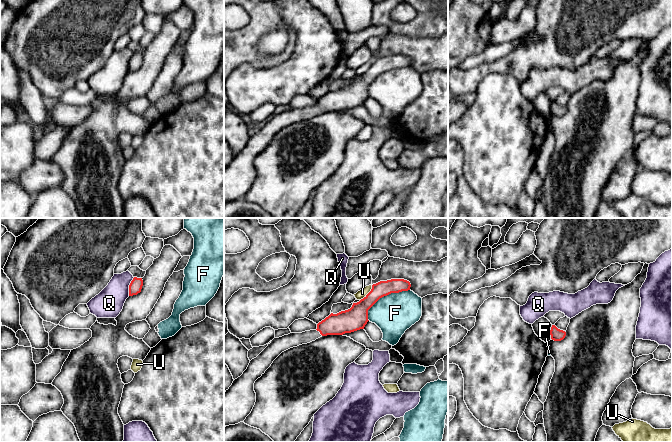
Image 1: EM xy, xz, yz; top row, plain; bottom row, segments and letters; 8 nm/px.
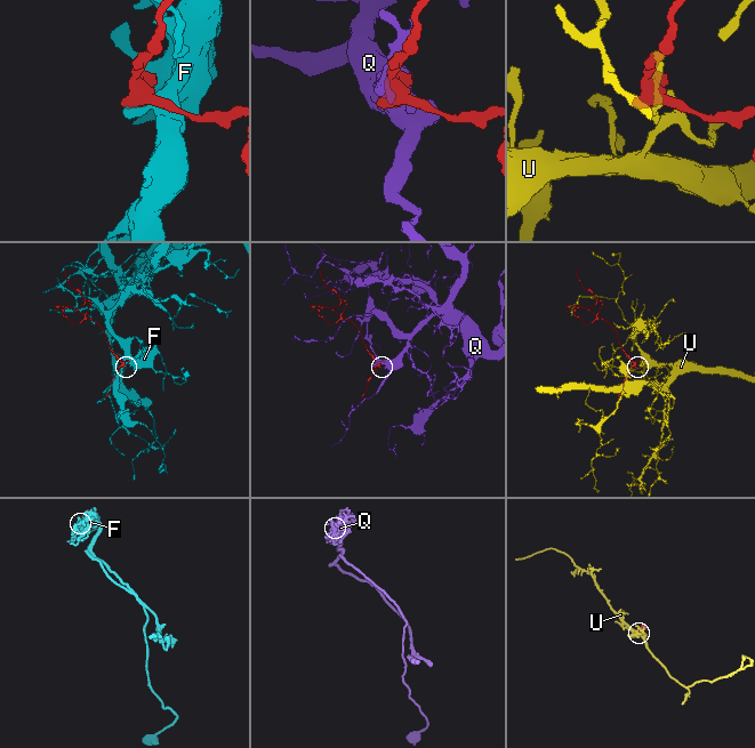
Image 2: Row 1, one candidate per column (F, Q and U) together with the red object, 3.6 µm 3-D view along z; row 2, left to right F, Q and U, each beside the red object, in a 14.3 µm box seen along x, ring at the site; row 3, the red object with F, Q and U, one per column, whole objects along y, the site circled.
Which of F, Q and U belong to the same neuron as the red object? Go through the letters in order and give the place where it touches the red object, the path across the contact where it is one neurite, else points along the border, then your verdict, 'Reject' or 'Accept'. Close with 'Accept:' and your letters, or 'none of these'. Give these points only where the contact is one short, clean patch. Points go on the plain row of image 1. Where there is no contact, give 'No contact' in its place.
F: Touches red at xz (384, 71). Reject
Q: Touches red at xy (129, 62). Reject
U: Touches red at xz (368, 69). Reject
Accept: none of these

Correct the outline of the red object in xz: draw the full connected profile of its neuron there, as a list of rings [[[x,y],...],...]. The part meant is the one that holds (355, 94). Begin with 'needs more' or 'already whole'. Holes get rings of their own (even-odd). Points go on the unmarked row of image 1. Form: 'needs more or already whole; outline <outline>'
needs more; outline [[[404,55],[380,57],[373,60],[371,67],[359,78],[353,79],[350,85],[337,90],[331,89],[319,98],[316,106],[290,109],[274,114],[256,134],[250,137],[243,150],[235,155],[224,169],[224,201],[243,198],[251,189],[256,178],[255,157],[265,149],[282,128],[310,119],[322,112],[343,111],[364,105],[369,97],[368,86],[380,74],[391,69],[408,67],[410,63],[410,58]]]

